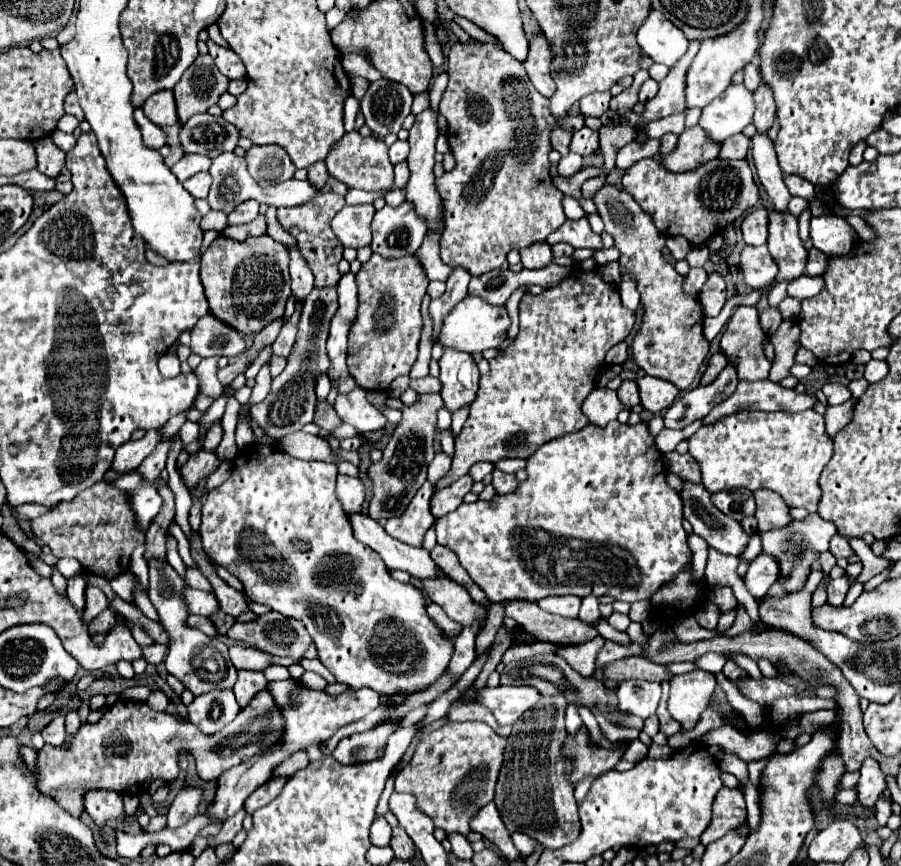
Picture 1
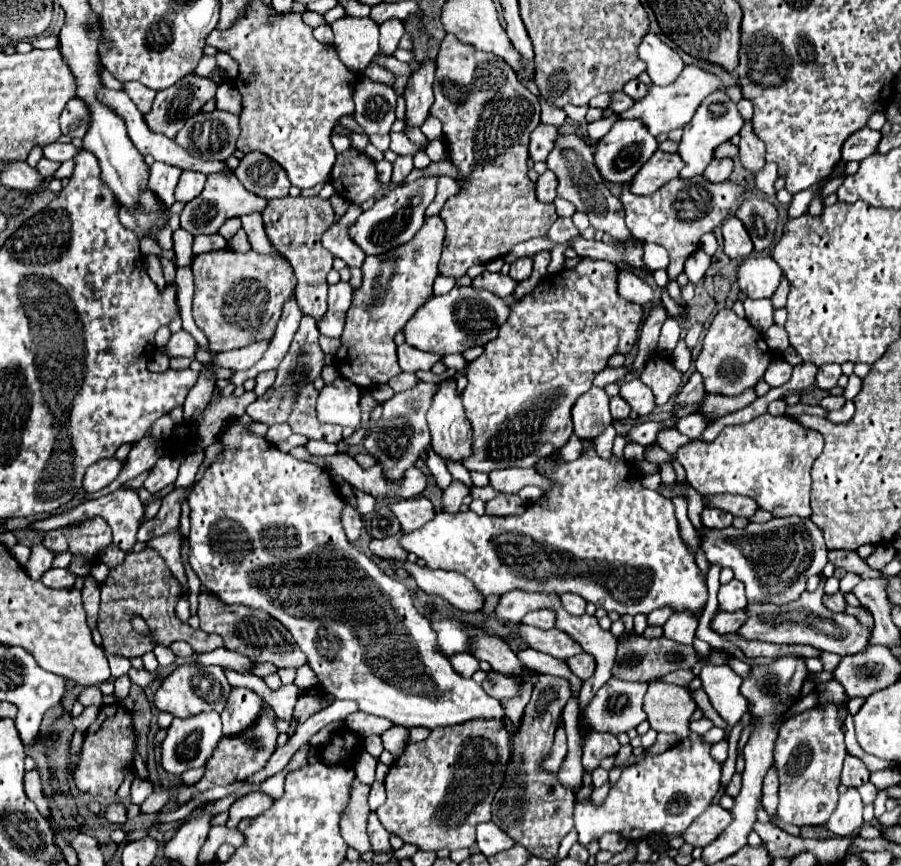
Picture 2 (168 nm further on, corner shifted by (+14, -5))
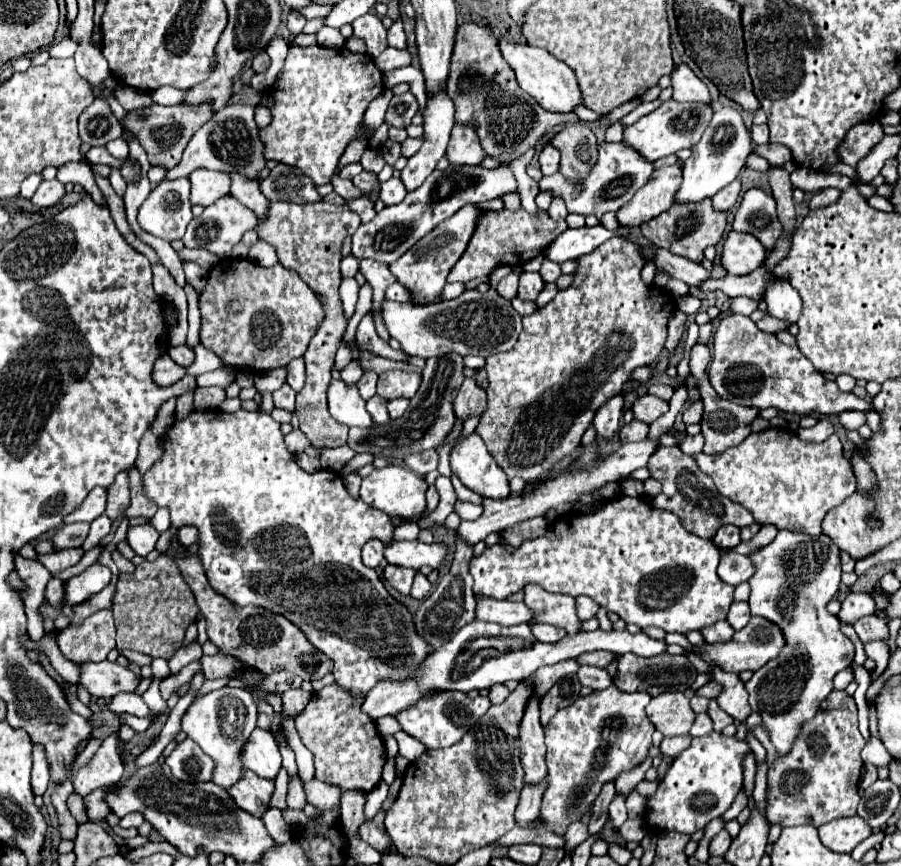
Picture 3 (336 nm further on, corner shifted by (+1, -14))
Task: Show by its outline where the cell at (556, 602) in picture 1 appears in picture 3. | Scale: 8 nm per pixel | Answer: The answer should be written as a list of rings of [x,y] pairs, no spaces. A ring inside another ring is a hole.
[[[536,623],[536,625],[532,627],[532,633],[534,633],[534,637],[536,637],[538,641],[542,641],[542,643],[556,643],[556,641],[560,641],[562,637],[566,637],[566,631],[558,629],[558,627],[554,627],[554,625],[544,625],[544,623]]]

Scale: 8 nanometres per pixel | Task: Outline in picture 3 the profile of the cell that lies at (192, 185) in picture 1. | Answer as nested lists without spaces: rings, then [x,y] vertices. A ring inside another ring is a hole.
[[[196,169],[190,173],[190,183],[192,183],[192,193],[190,193],[192,205],[208,207],[210,203],[220,199],[222,195],[230,193],[228,173],[210,171],[210,169]]]

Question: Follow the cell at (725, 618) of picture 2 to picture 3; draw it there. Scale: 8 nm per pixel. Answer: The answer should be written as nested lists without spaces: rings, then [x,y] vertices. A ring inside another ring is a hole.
[[[718,621],[710,627],[704,627],[700,633],[708,643],[726,643],[730,641],[730,635],[734,635],[734,627],[730,627],[730,623],[726,621]]]

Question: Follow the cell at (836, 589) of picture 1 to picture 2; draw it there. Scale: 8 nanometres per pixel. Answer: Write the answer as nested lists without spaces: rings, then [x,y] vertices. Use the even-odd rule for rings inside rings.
[[[837,592],[837,594],[833,594],[833,596],[823,596],[823,604],[825,604],[831,612],[845,612],[845,606],[847,606],[845,596],[843,596],[841,592]]]

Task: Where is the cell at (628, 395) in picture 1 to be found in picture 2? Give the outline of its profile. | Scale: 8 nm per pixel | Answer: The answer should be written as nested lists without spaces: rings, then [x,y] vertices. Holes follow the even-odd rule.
[[[621,396],[611,398],[611,416],[613,416],[615,420],[623,420],[623,418],[627,418],[629,412],[631,412],[631,408],[629,408],[629,404],[627,404]]]

